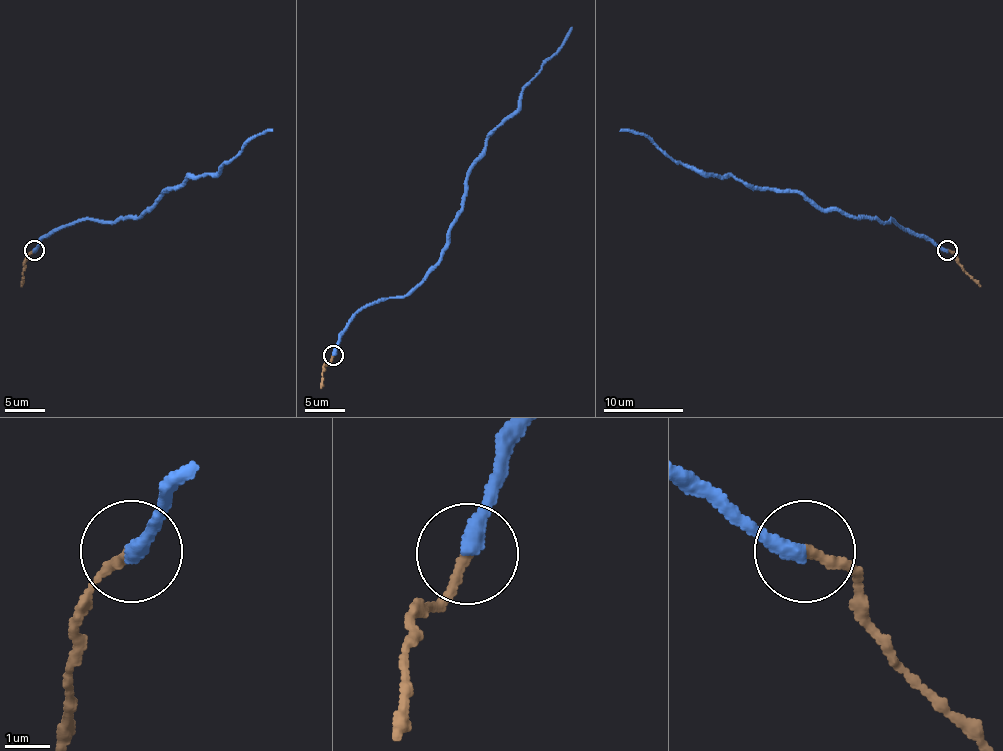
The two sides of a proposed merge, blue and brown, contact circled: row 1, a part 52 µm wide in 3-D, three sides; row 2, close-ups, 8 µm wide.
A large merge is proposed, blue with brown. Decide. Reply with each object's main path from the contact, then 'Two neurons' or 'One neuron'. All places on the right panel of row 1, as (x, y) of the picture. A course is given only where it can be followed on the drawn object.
Course of blue: (948, 251), (892, 219), (880, 223), (818, 209), (802, 194), (705, 174), (675, 162), (643, 134), (619, 130). Course of brown: (948, 251), (958, 257), (960, 267), (980, 287). Two neurons

